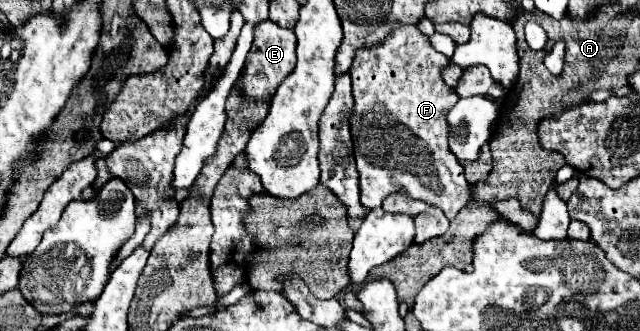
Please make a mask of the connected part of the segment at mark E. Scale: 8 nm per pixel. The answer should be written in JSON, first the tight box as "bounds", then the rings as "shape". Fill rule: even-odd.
{"bounds":[237,21,297,101],"shape":[[[263,21],[257,25],[255,29],[255,39],[253,39],[253,47],[247,53],[245,65],[239,73],[237,79],[237,91],[241,95],[241,99],[245,101],[271,101],[271,97],[275,95],[275,89],[283,83],[283,79],[293,71],[293,67],[297,65],[297,57],[295,57],[295,33],[291,29],[279,27],[273,21]]]}

